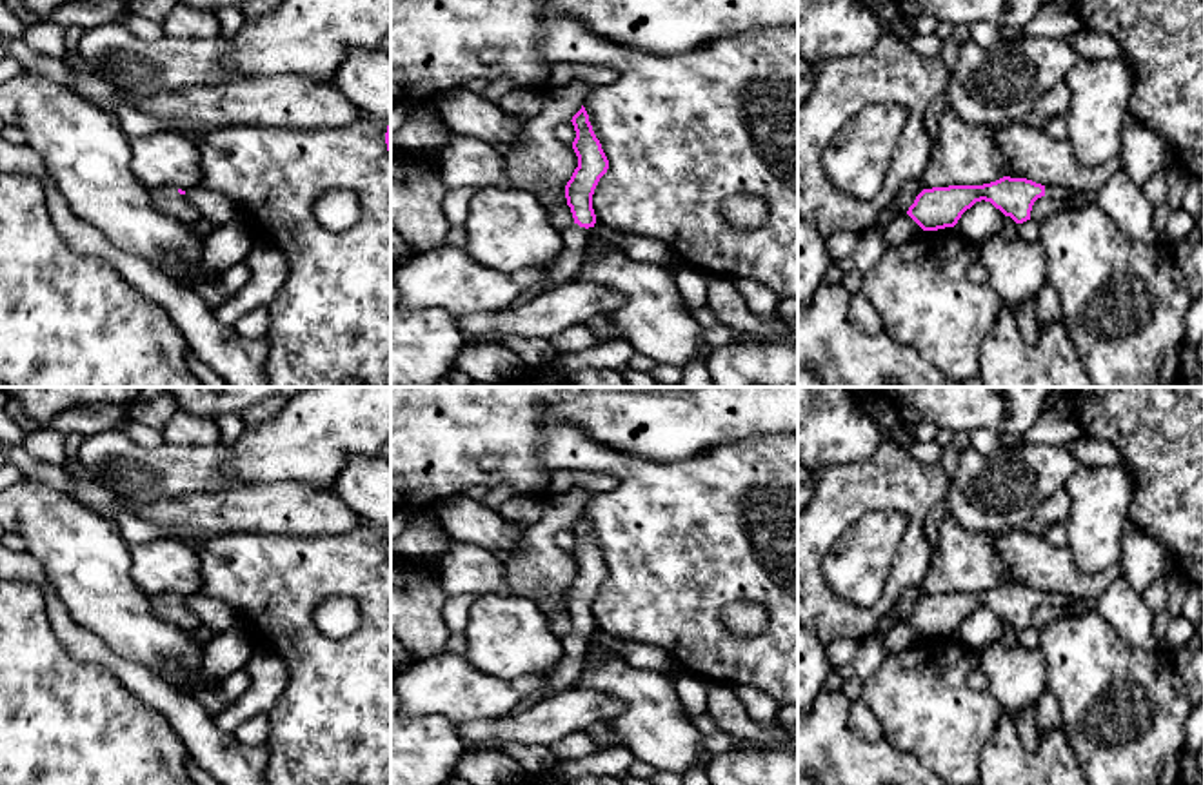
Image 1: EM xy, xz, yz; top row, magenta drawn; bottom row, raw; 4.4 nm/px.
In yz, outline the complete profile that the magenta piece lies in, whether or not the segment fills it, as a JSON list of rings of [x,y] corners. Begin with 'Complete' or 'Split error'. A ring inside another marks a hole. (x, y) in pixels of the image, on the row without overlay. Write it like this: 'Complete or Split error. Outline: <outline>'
Split error. Outline: [[[1003,583],[983,592],[949,592],[923,596],[907,621],[923,636],[938,638],[954,634],[961,621],[976,609],[990,609],[1005,623],[1016,631],[1030,627],[1032,612],[1038,605],[1067,607],[1070,603],[1081,605],[1085,611],[1094,611],[1096,601],[1076,598],[1059,592],[1041,592],[1027,585]]]

